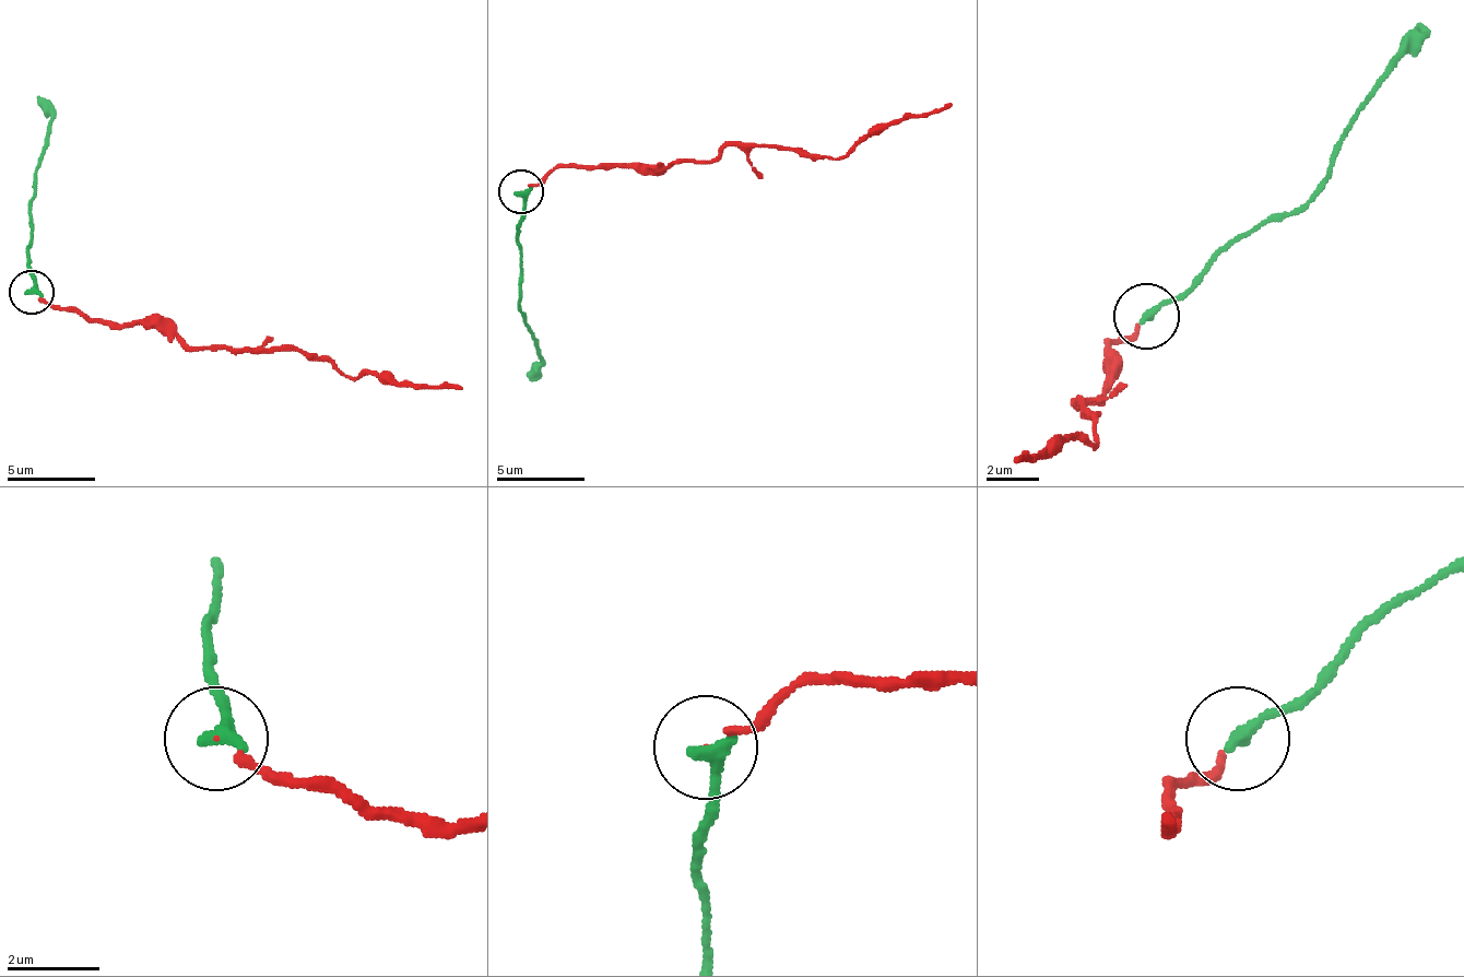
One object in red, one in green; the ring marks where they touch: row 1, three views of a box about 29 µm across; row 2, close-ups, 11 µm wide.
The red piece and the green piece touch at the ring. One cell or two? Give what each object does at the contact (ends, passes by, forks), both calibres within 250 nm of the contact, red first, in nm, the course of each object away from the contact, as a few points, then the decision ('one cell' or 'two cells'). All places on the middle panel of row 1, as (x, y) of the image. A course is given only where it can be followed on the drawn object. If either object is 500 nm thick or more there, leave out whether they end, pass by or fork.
red ends | green ends | 110/360 nm | red via (522, 190), (557, 168), (658, 168), (715, 160), (728, 146), (794, 146), (834, 160), (860, 138), (953, 103) | green via (522, 190), (518, 248), (522, 318), (540, 353), (527, 375) | two cells

